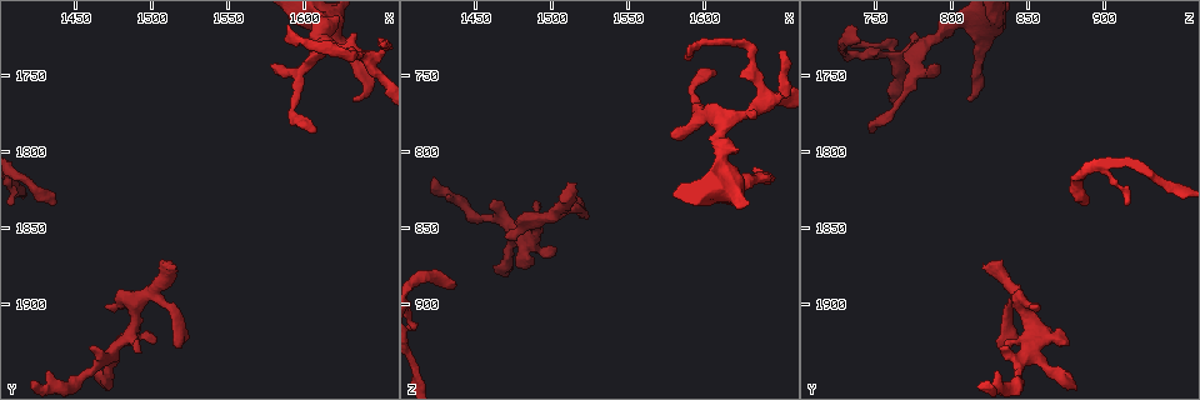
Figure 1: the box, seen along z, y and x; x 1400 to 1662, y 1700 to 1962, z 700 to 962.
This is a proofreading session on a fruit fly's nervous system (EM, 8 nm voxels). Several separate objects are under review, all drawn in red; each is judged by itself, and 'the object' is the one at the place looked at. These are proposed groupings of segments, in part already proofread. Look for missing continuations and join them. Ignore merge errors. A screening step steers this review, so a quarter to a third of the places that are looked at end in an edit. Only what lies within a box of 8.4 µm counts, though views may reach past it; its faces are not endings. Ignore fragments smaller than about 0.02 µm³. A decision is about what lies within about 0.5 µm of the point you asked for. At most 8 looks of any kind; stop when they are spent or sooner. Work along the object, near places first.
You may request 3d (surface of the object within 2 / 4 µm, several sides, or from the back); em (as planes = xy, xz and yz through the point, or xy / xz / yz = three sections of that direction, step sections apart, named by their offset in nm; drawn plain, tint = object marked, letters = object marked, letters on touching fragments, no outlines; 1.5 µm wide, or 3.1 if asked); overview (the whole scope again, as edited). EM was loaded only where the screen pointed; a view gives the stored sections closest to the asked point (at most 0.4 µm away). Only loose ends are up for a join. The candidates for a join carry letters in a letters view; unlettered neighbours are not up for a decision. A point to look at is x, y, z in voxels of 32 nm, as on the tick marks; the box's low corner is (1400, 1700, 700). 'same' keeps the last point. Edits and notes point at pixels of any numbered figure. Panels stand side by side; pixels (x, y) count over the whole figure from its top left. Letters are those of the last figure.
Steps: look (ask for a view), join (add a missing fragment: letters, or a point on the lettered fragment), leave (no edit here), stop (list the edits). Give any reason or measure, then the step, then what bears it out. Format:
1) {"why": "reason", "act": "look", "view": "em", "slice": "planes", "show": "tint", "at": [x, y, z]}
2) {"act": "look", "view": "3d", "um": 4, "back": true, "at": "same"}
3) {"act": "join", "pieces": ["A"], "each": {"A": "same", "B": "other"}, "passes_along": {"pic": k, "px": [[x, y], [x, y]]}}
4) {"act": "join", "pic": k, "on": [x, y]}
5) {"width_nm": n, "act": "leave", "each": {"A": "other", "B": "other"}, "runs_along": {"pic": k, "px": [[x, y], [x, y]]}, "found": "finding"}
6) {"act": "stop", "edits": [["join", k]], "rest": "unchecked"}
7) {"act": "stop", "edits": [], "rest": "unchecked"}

{"act": "look", "view": "em", "slice": "xy", "step": 4, "show": "letters", "at": [1514, 1872, 820]}

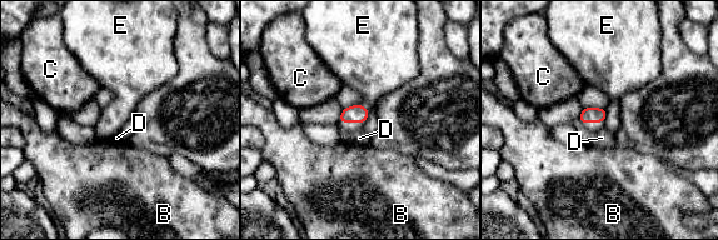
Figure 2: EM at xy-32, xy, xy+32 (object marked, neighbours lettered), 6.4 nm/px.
{"act": "look", "view": "em", "slice": "planes", "show": "letters", "at": "same"}

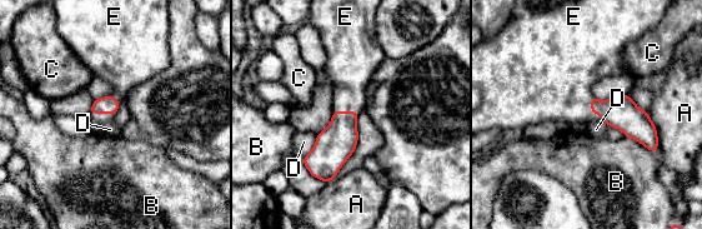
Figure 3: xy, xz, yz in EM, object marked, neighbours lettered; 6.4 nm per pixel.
{"act": "join", "pieces": ["E"], "each": {"A": "other", "B": "other", "C": "other", "D": "other", "E": "same"}, "passes_along": {"pic": 3, "px": [[622, 113], [591, 110], [560, 88]]}, "found": "the cell continues"}

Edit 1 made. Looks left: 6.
{"why": "branch stops here", "act": "look", "view": "3d", "um": 4, "at": [1502, 1922, 864]}

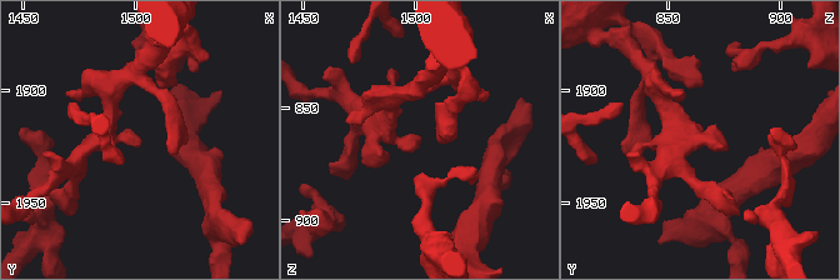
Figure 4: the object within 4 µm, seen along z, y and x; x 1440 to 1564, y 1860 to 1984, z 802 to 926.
{"why": "need the tissue", "act": "look", "view": "em", "slice": "xz", "step": 4, "show": "tint", "at": [1503, 1923, 864]}

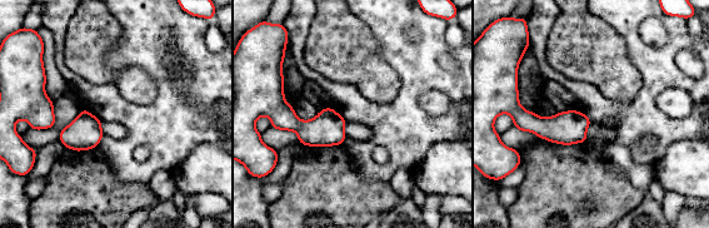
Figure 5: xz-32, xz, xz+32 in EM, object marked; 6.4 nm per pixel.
{"act": "look", "view": "em", "slice": "xz", "step": 4, "show": "letters", "at": "same"}

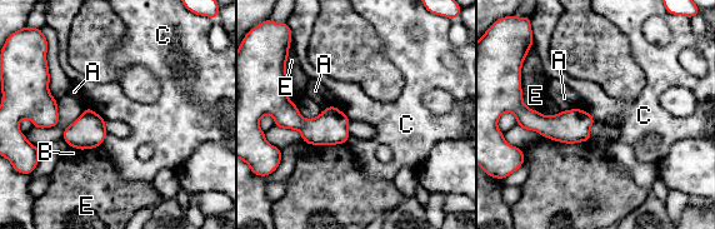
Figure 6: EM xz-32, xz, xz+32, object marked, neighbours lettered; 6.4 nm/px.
{"act": "leave", "each": {"A": "other", "B": "other", "C": "other", "E": "other"}, "border": {"pic": 6, "px": [[585, 109], [565, 109], [560, 111]]}, "found": "no lettered fragment goes on from it"}

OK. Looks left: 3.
{"why": "free end", "act": "look", "view": "3d", "um": 2, "back": true, "at": [1434, 1836, 886]}

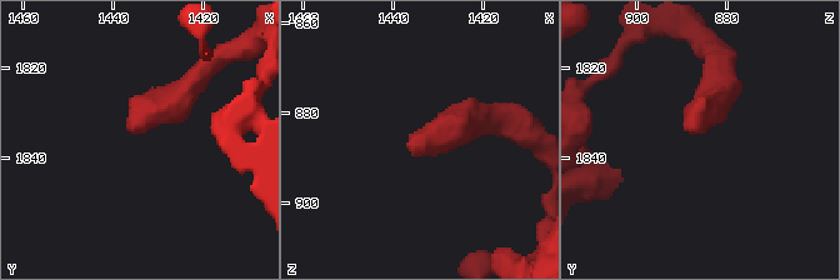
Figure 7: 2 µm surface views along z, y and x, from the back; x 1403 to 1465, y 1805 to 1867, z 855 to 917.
{"why": "need the tissue", "act": "look", "view": "em", "slice": "planes", "show": "letters", "at": [1436, 1834, 889]}

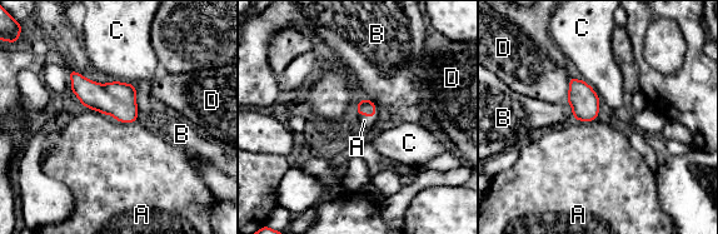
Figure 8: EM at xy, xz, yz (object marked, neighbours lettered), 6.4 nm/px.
{"act": "join", "pieces": ["A"], "each": {"A": "same", "B": "other", "C": "other", "D": "other"}, "passes_along": {"pic": 8, "px": [[364, 106], [370, 116], [364, 120]]}, "found": "it goes on there"}

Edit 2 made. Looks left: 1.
{"act": "stop", "edits": [["join", 3], ["join", 8]], "rest": "unchecked"}

